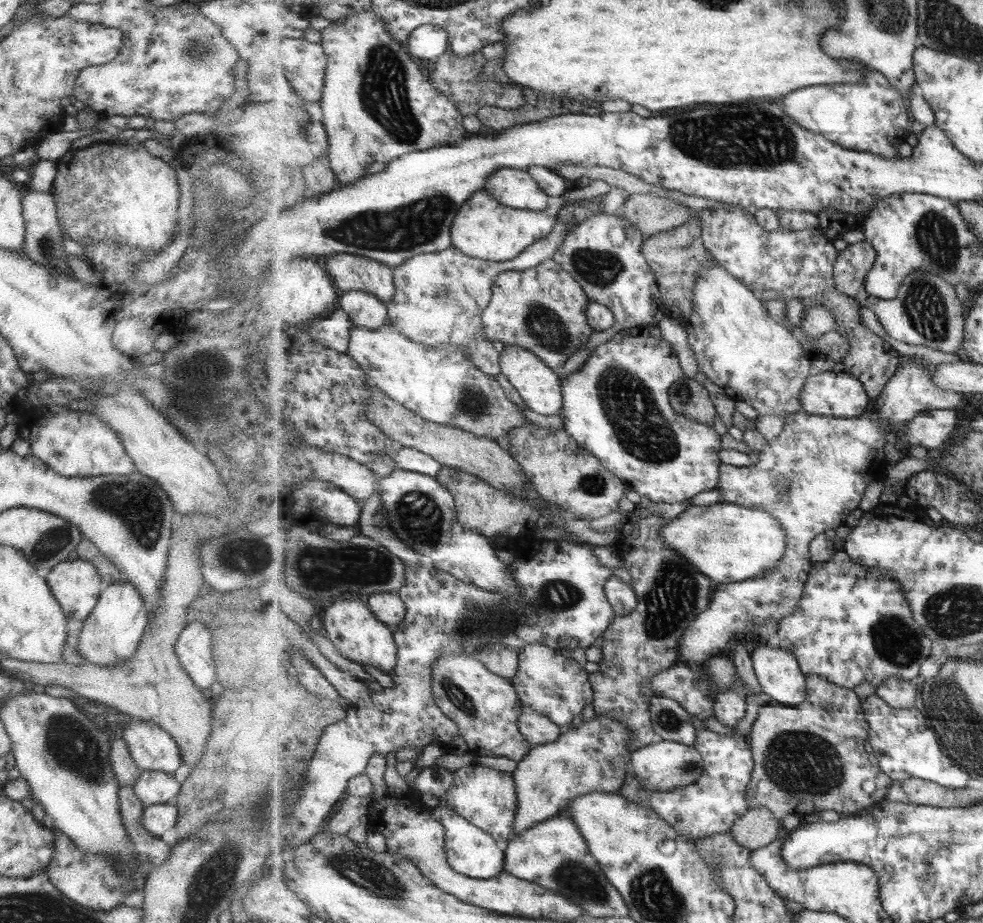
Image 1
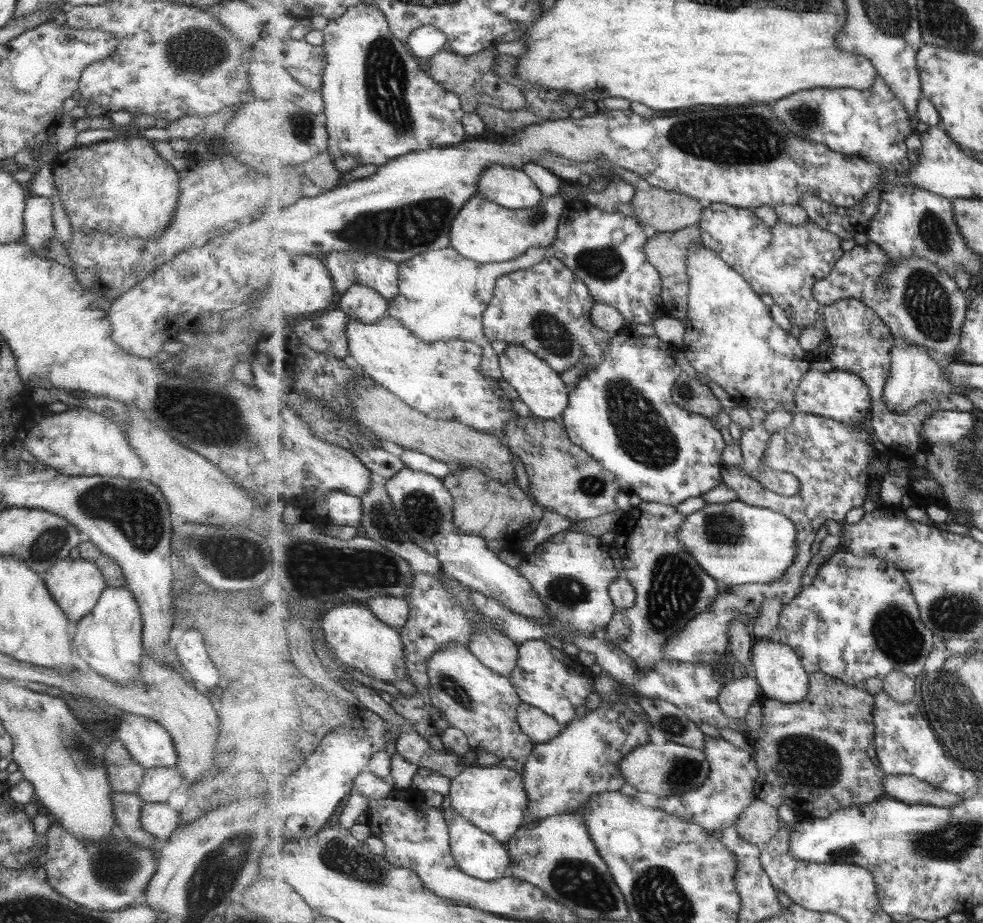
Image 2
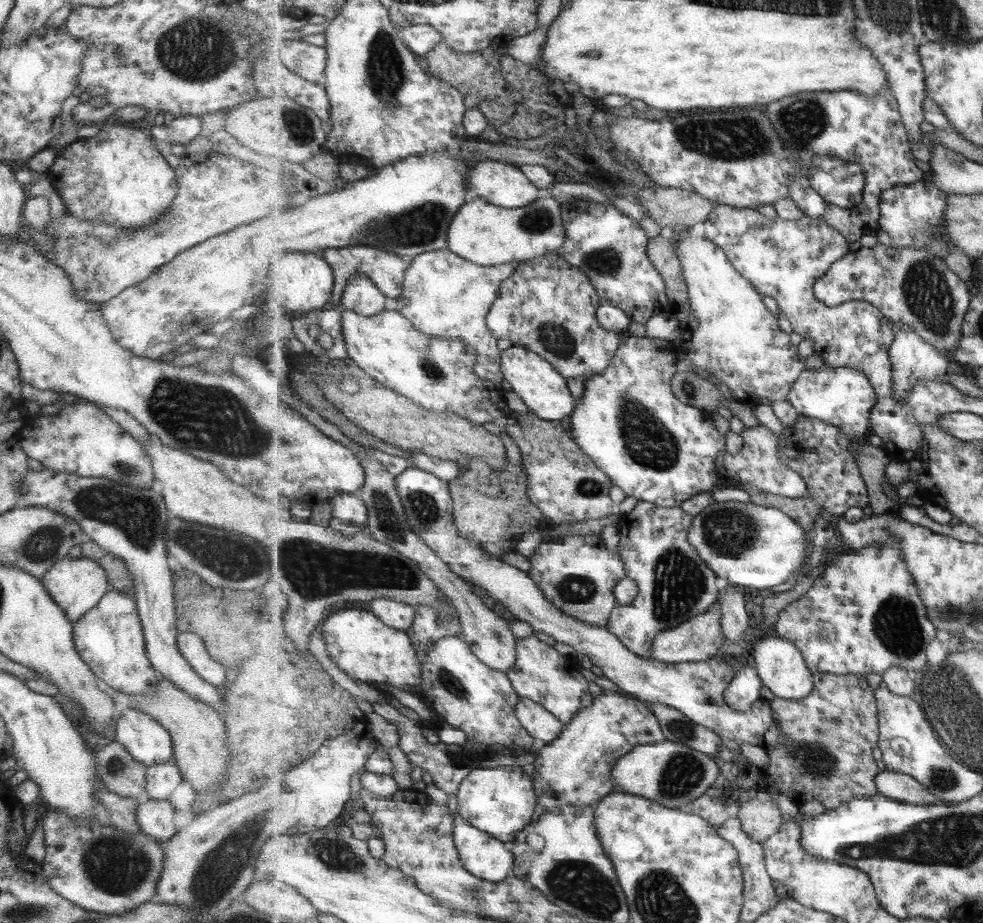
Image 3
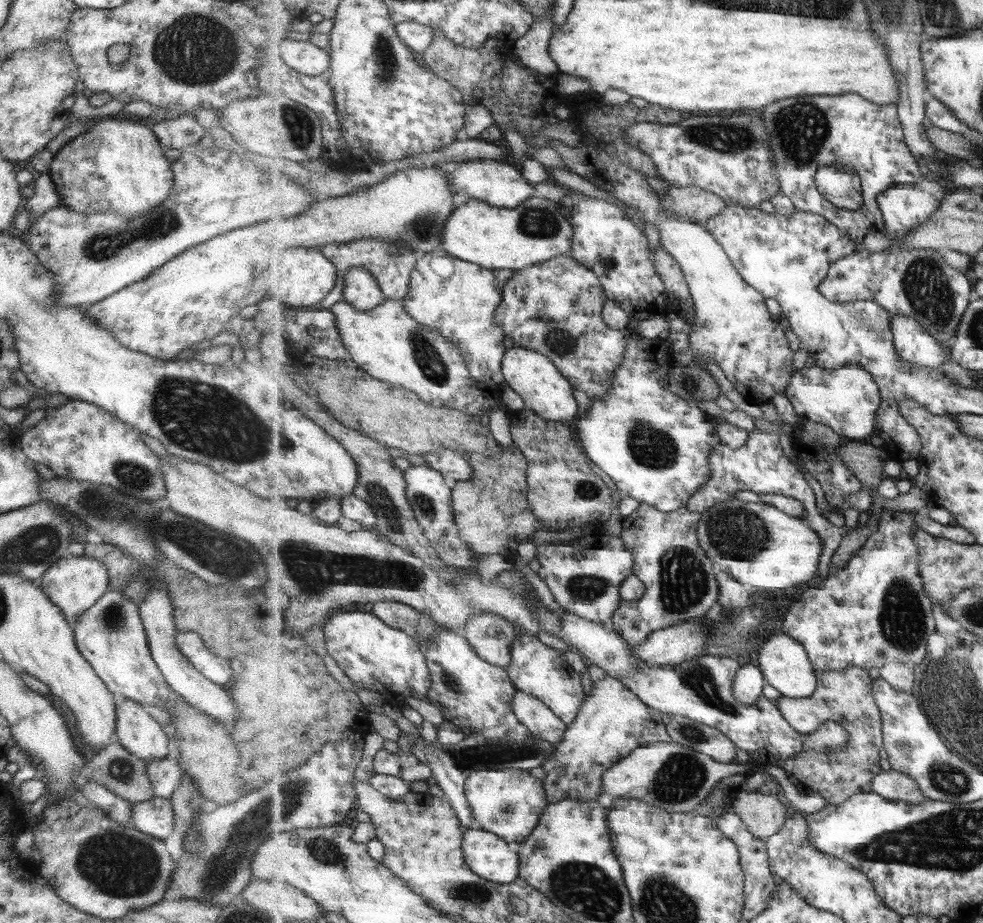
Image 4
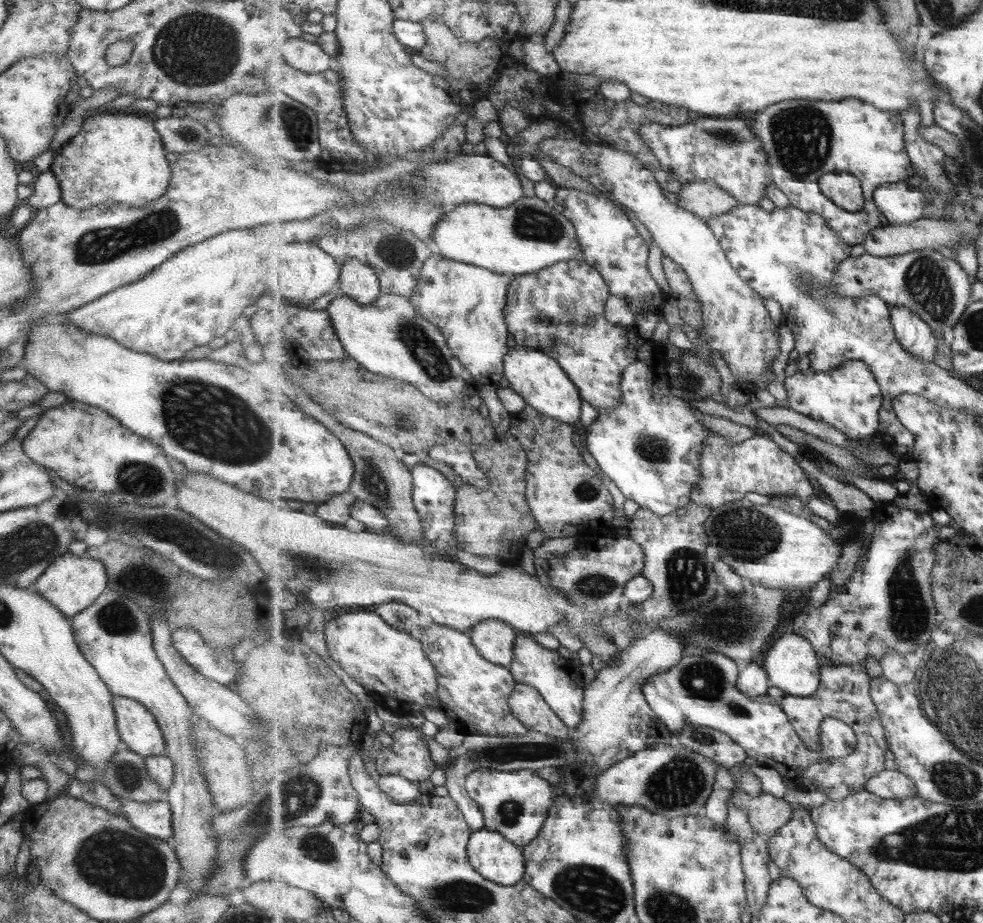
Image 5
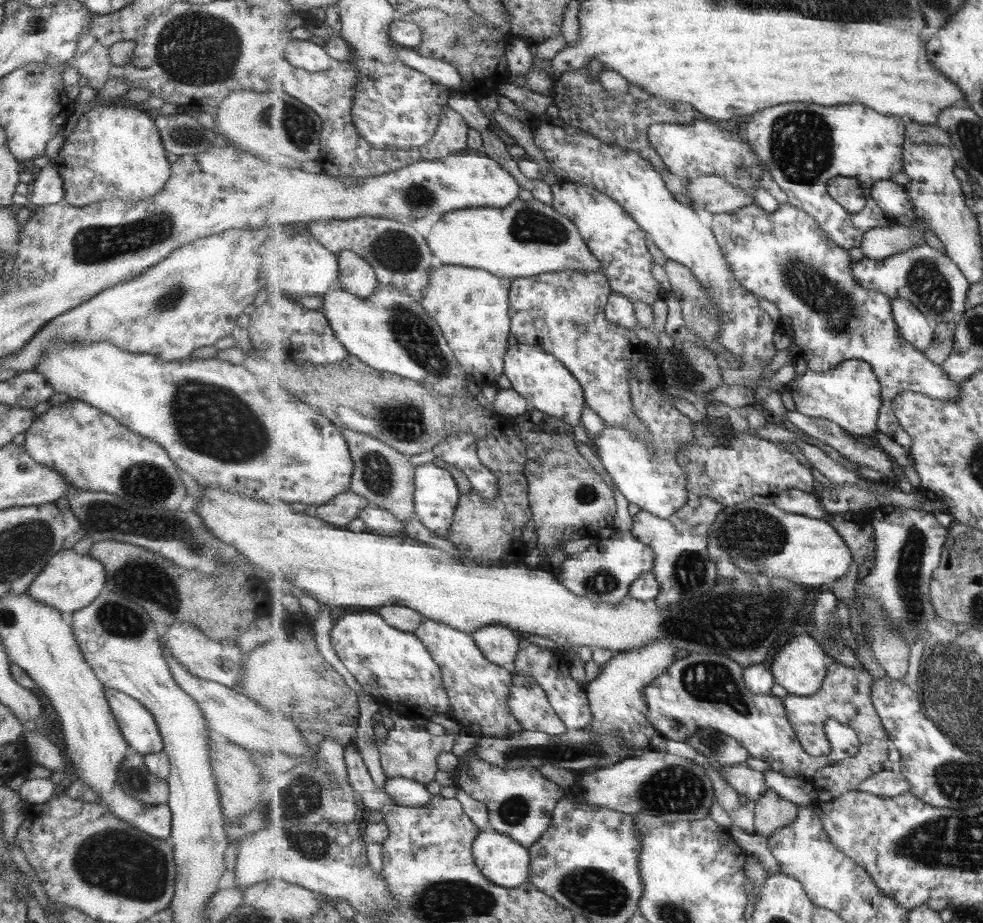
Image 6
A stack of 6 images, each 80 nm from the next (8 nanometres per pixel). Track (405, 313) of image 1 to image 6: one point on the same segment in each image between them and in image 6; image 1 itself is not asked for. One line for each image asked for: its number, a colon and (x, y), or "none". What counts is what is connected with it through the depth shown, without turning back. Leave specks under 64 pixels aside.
2: (443, 296)
3: (445, 295)
4: (458, 299)
5: (467, 302)
6: (471, 305)

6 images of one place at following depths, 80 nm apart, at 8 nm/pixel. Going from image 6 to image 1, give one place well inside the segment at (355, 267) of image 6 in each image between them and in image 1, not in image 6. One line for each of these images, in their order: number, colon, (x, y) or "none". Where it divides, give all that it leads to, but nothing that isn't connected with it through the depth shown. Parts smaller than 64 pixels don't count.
1: (366, 310)
2: (366, 304)
3: (361, 295)
4: (361, 290)
5: (358, 280)

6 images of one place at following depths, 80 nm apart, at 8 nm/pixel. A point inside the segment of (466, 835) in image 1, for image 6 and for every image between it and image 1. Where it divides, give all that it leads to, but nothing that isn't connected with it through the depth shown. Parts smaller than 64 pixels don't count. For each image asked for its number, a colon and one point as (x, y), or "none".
2: (478, 853)
3: (489, 858)
4: (487, 854)
5: (499, 860)
6: (503, 860)

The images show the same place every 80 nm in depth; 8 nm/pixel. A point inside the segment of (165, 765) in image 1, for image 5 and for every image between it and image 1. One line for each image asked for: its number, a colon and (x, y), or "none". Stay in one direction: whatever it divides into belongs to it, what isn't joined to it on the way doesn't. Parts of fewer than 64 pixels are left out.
2: (148, 744)
3: (147, 742)
4: (137, 730)
5: (137, 729)

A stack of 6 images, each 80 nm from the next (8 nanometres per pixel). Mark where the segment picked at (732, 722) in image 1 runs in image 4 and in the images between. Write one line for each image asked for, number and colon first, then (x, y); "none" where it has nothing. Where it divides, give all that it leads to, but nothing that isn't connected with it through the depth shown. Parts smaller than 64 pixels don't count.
2: (736, 699)
3: (745, 690)
4: (748, 685)

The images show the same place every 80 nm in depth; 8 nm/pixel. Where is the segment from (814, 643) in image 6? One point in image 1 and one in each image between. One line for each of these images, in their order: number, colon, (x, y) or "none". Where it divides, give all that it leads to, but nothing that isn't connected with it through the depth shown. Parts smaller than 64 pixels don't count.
1: (779, 672)
2: (780, 671)
3: (782, 666)
4: (784, 661)
5: (793, 665)

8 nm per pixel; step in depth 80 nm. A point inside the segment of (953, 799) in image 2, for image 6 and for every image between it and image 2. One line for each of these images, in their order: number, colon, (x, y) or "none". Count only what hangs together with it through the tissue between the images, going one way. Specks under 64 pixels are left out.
3: (894, 785)
4: (893, 785)
5: (890, 784)
6: (891, 783)

